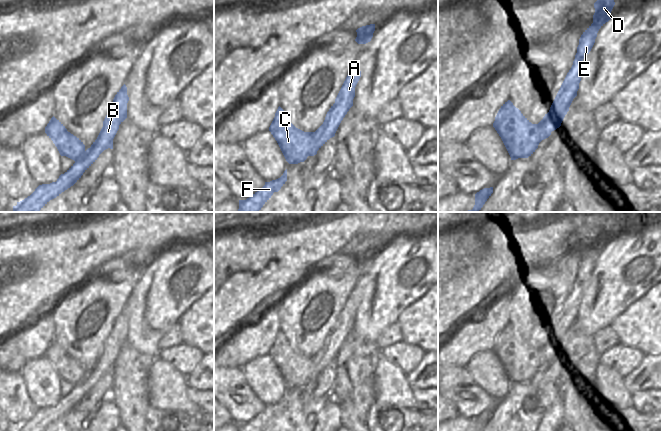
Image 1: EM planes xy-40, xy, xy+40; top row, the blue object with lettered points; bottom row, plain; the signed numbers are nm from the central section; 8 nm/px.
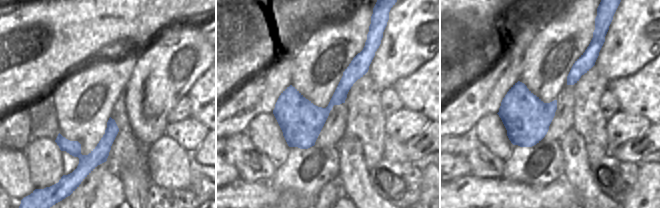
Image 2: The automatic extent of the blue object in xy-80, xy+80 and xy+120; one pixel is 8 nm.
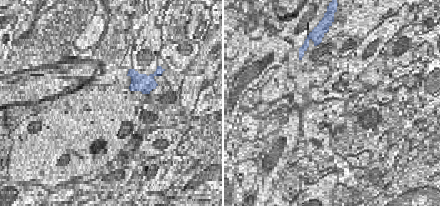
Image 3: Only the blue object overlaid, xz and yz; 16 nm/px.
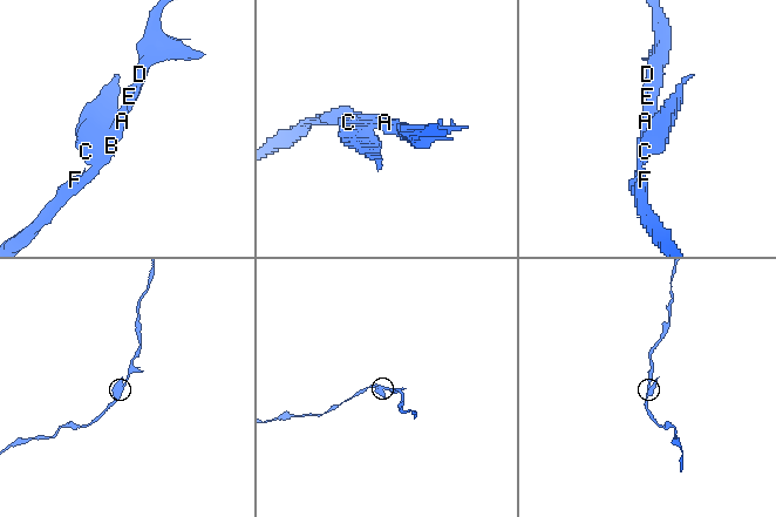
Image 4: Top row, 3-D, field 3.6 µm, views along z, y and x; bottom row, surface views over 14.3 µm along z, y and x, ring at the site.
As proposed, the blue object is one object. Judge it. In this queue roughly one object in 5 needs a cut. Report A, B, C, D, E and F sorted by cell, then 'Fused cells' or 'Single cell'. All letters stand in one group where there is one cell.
Groups: A B D E F / C. Fused cells.

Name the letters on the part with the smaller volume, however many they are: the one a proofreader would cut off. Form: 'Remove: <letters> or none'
Remove: C.

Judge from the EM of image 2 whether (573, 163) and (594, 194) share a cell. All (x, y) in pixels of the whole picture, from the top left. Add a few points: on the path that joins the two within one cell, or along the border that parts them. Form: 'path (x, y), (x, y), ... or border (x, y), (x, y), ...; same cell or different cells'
path (577, 171), (586, 186); same cell

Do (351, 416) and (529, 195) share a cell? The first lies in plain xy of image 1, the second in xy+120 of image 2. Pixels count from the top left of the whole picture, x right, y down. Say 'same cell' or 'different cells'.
different cells

